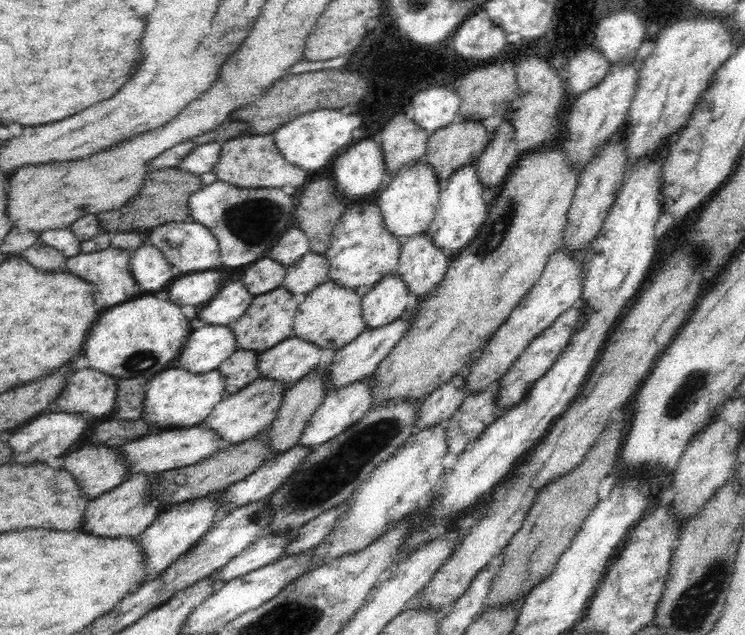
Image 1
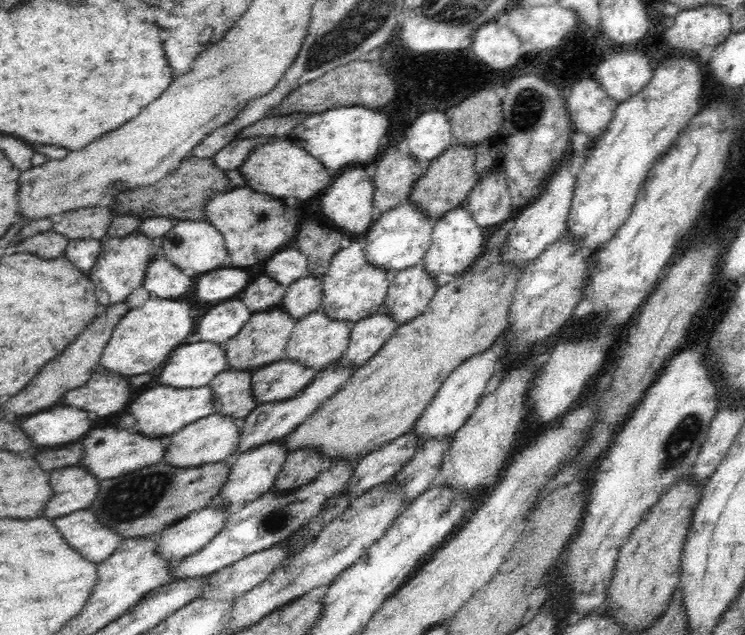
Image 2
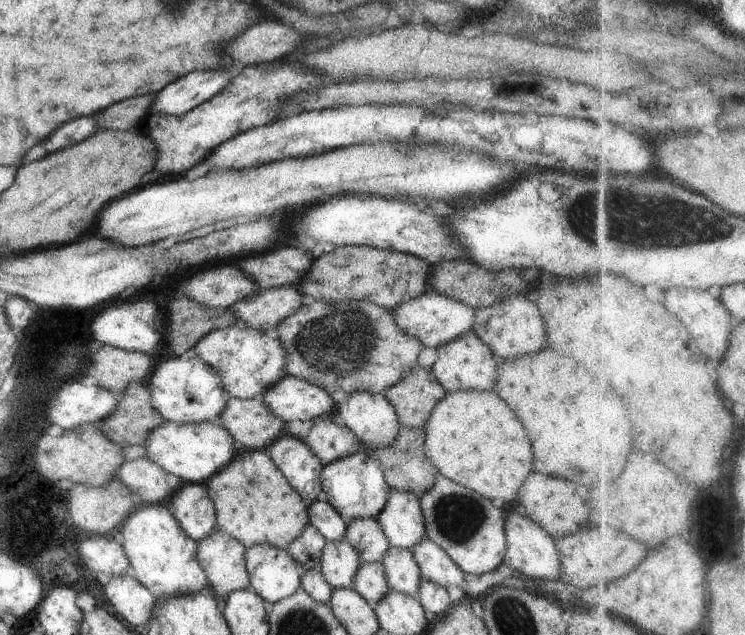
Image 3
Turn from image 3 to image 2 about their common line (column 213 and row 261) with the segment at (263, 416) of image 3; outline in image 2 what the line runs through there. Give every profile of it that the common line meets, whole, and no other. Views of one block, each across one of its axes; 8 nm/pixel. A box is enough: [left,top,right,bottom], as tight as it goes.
[379,260,439,327]

